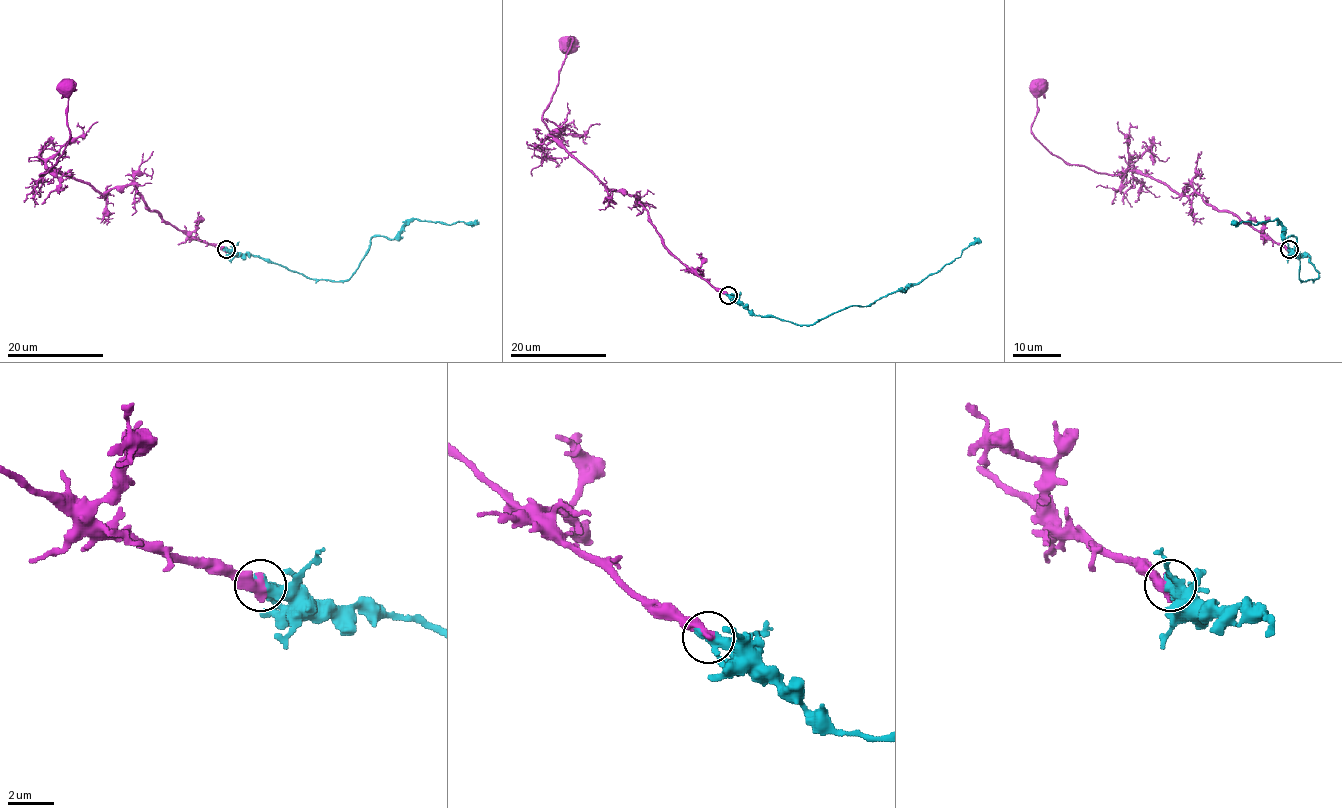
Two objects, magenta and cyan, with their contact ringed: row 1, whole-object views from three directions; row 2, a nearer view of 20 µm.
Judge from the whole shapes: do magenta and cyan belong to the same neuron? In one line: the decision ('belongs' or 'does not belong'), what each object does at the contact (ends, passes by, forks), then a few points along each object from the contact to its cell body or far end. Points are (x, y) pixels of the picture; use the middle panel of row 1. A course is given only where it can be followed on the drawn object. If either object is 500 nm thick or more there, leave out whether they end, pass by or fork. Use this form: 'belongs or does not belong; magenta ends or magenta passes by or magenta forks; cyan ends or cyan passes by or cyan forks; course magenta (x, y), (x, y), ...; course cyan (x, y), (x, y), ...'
belongs; course magenta (728, 295), (692, 273), (671, 252), (636, 197), (610, 191), (549, 131), (543, 112), (568, 45); course cyan (728, 295), (757, 315), (799, 325), (817, 322), (849, 307), (866, 306), (906, 291), (980, 240)

